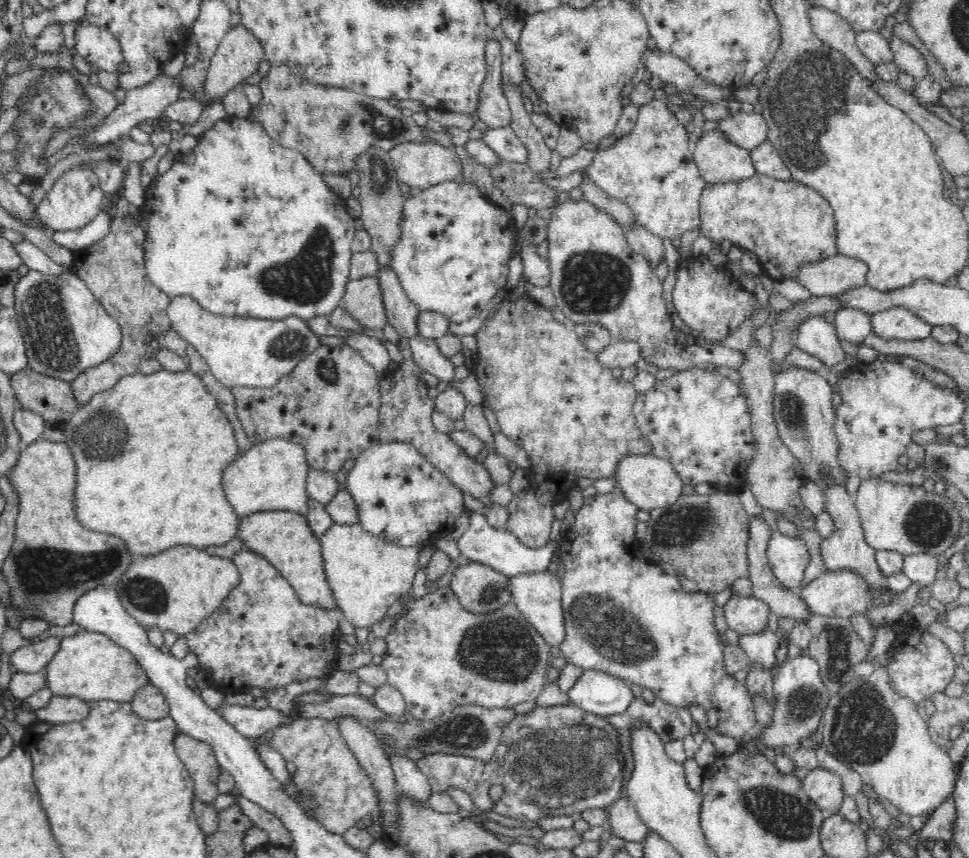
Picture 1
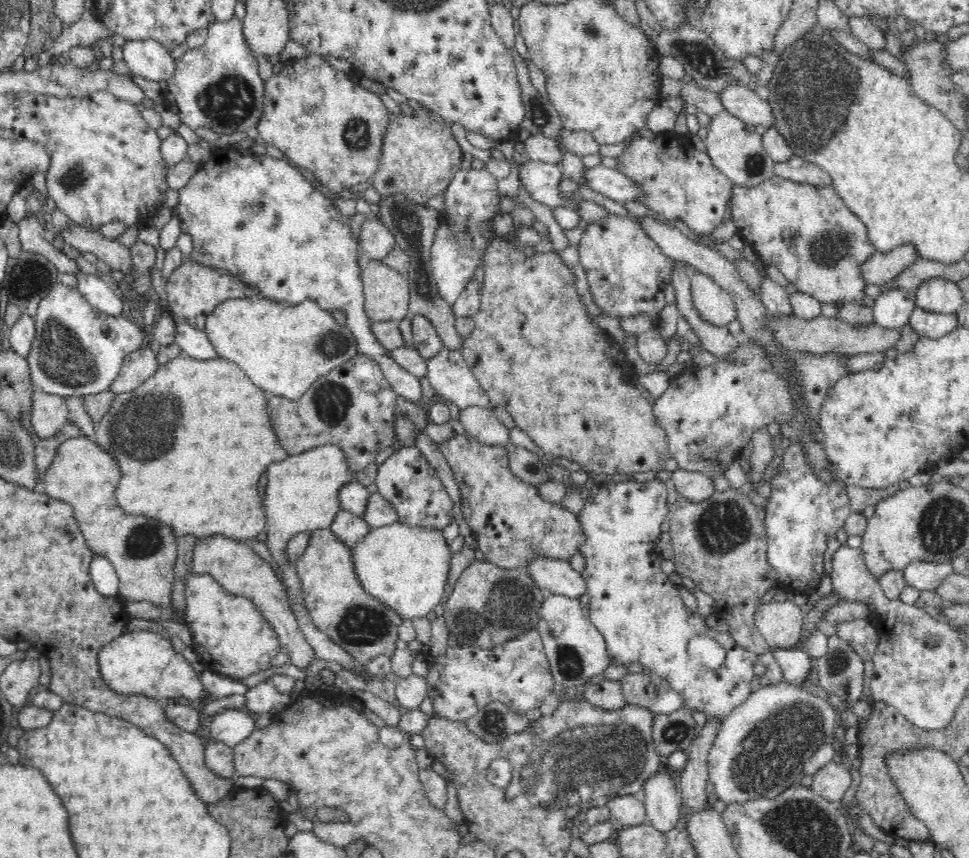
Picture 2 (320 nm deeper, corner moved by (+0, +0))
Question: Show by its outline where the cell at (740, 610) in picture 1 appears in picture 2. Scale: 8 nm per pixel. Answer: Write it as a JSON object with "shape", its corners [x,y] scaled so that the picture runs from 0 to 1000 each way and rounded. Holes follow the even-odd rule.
{"shape":[[[817,702],[784,704],[778,711],[778,727],[795,755],[820,754],[829,735],[828,709]]]}

